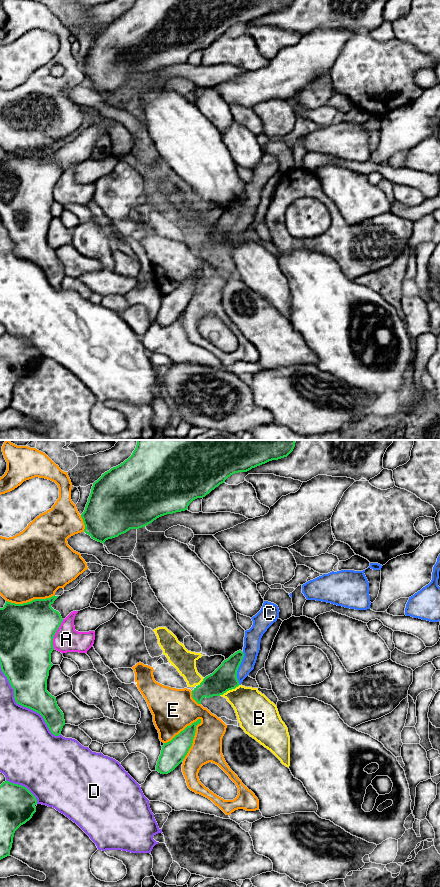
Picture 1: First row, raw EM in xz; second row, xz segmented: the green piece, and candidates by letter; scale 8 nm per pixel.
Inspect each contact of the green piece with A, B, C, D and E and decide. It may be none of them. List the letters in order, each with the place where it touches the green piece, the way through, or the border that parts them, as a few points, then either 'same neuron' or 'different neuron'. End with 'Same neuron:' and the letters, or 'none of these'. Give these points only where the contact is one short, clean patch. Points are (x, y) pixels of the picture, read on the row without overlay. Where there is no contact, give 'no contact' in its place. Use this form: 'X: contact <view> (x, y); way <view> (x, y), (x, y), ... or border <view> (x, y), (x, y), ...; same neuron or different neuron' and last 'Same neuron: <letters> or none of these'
A: contact xz (54, 186); different neuron
B: contact xz (229, 241); border xz (239, 236), (219, 247); different neuron
C: contact xz (238, 219); way xz (224, 230), (238, 219), (249, 208), (251, 200); same neuron
D: contact xz (22, 257); different neuron
E: contact xz (183, 282); different neuron
Same neuron: C

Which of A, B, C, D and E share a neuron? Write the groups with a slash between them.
A / B / C / D / E

